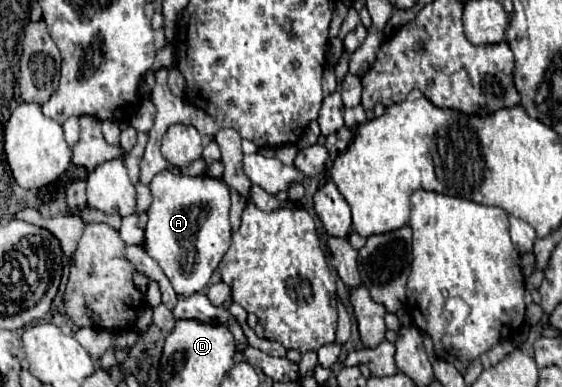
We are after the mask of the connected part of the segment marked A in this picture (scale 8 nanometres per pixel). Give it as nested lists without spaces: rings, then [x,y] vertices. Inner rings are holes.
[[[157,173],[151,181],[153,205],[145,227],[145,251],[153,257],[179,297],[199,293],[231,245],[229,189],[213,177]]]

